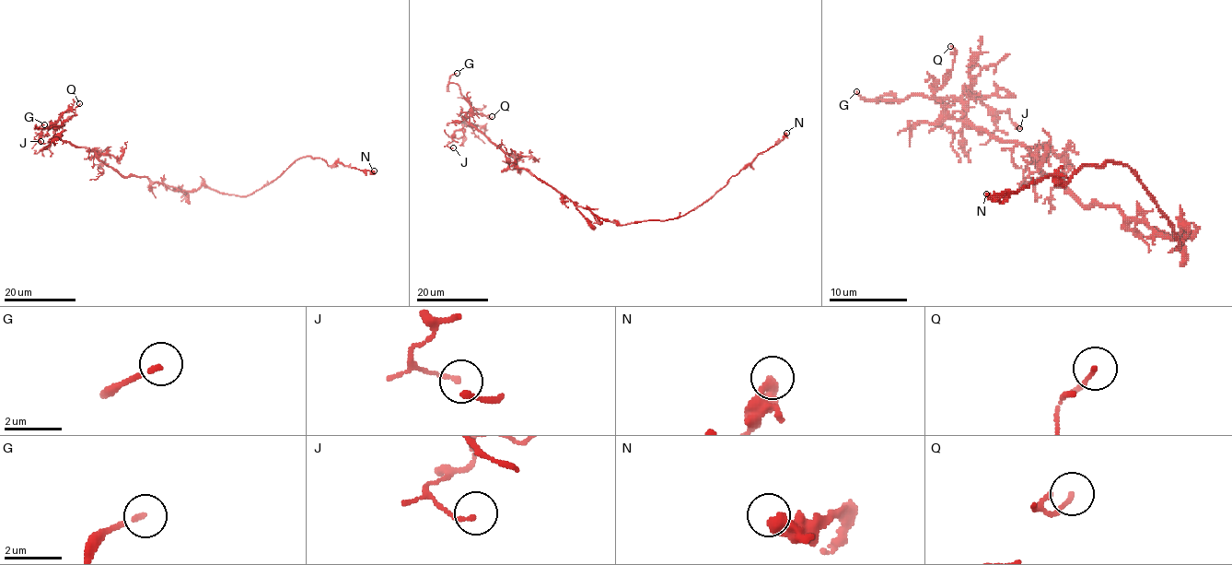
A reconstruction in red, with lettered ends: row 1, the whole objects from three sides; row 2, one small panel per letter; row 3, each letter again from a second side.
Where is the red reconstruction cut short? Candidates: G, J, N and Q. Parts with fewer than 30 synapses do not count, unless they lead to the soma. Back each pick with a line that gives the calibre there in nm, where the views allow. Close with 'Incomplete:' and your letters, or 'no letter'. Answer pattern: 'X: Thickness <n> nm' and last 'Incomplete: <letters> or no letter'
G: Thickness 150 nm
Incomplete: G

